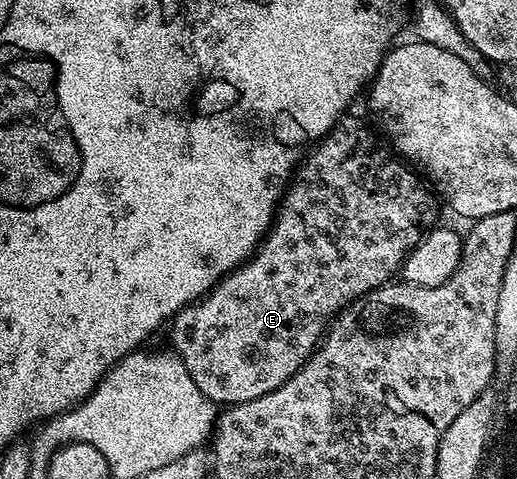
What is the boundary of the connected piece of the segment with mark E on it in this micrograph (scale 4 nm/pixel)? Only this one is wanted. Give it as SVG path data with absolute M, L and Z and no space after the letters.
M352 116L341 117L332 132L315 142L300 164L296 166L296 172L292 174L291 182L285 189L284 196L280 198L280 208L276 210L276 216L272 218L272 224L268 226L263 241L257 245L256 252L244 264L233 269L227 277L222 277L205 297L188 305L170 322L173 345L171 348L176 356L182 359L182 363L186 363L186 371L190 371L190 379L198 383L198 391L202 391L202 395L206 395L206 399L210 399L217 406L227 407L246 403L270 391L278 391L278 387L282 387L286 379L294 376L308 362L310 355L320 344L320 338L324 336L332 318L341 309L348 308L352 302L361 300L373 293L375 289L381 289L382 286L389 284L395 278L392 276L395 273L397 276L403 270L406 255L420 242L426 227L437 224L437 194L425 184L421 174L415 168L405 164L379 136L376 138L358 118Z

